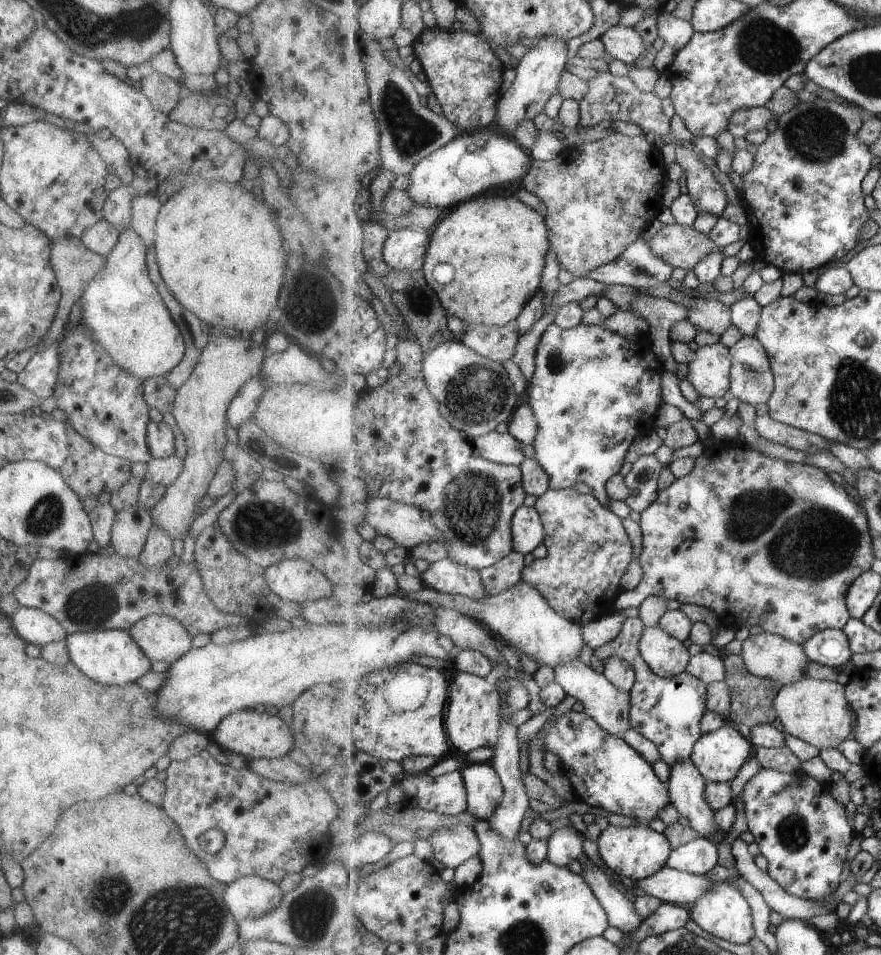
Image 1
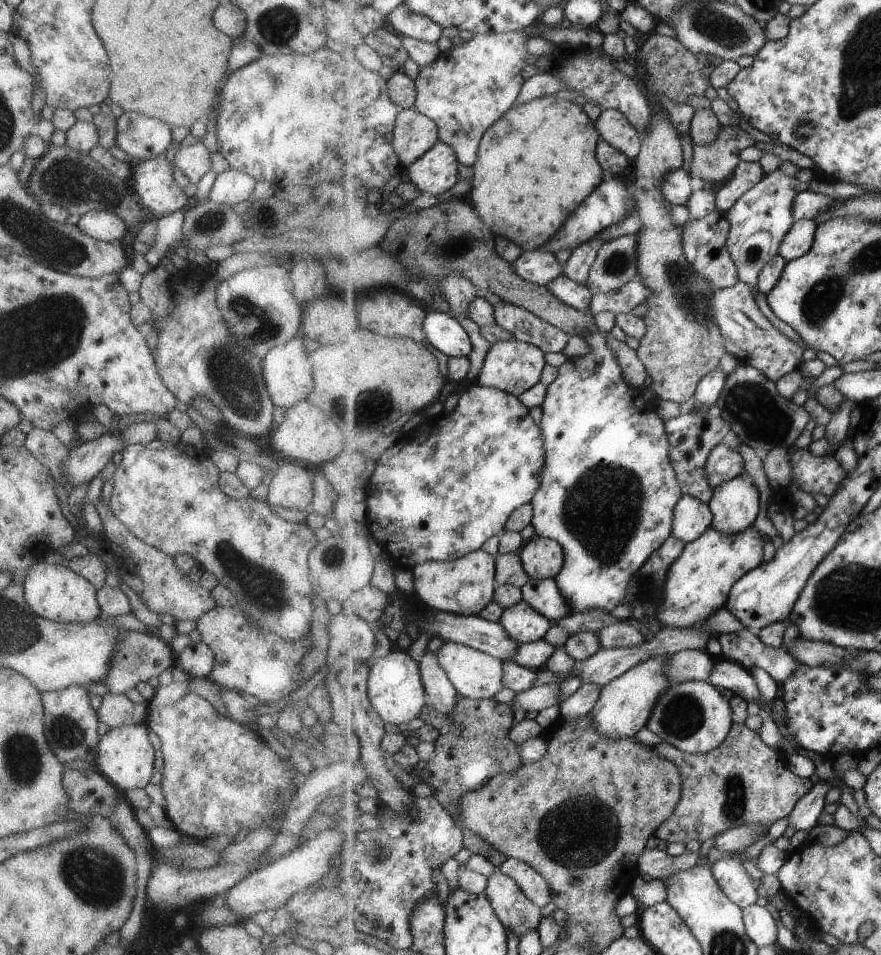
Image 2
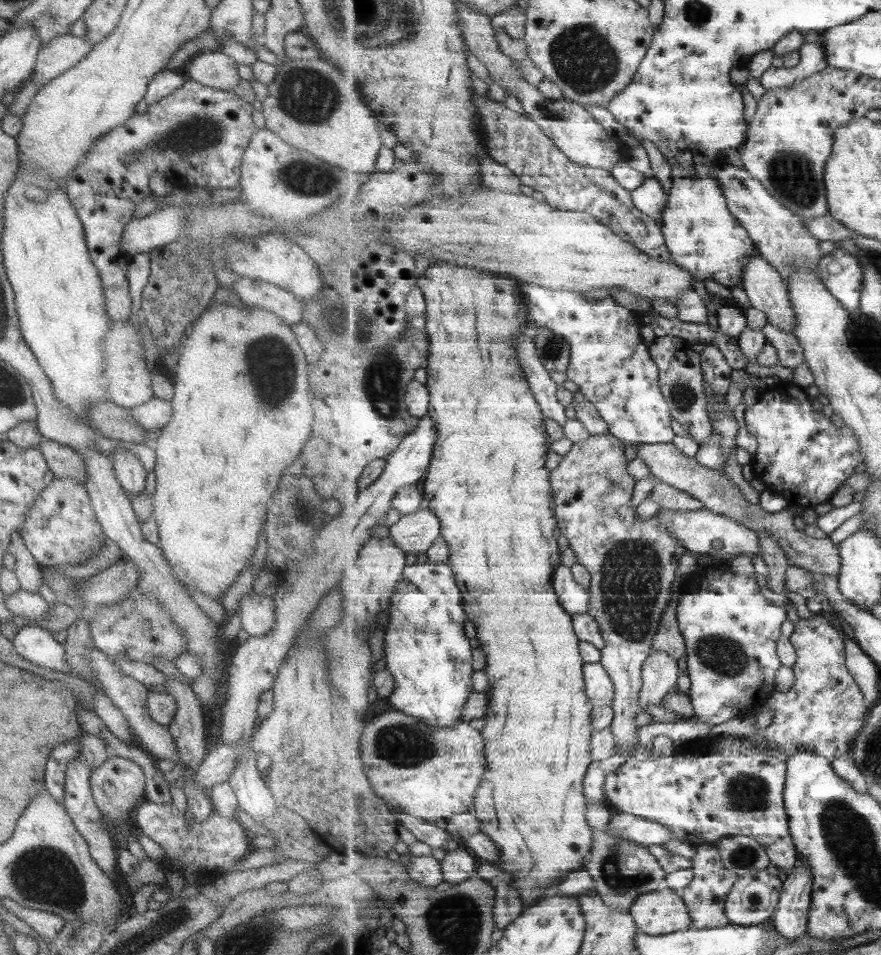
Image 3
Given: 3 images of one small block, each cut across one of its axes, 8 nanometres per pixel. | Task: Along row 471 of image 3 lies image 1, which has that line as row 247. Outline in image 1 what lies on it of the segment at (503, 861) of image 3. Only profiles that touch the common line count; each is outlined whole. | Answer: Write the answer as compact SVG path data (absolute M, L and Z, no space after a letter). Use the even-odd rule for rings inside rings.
M517 194L511 196L477 196L456 206L444 220L430 231L430 244L424 263L424 274L449 316L461 318L470 326L504 326L515 321L525 306L540 292L544 267L550 246L551 231L545 216L522 202ZM447 262L456 270L455 278L446 286L439 284L433 276L435 268Z

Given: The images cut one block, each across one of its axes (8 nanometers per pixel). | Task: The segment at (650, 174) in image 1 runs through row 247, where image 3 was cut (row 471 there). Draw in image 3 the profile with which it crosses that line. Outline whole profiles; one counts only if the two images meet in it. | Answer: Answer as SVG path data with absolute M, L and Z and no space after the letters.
M611 434L592 435L587 441L577 442L560 466L552 471L552 487L556 495L556 519L559 532L571 545L577 562L589 569L592 582L589 588L592 608L589 613L600 623L606 642L602 650L601 664L616 686L613 703L615 718L612 724L615 733L616 751L623 751L627 760L633 758L635 746L639 743L637 715L641 712L640 692L644 683L643 668L654 650L654 638L659 632L669 596L672 594L673 580L677 578L679 562L684 557L685 545L668 532L666 526L657 521L657 514L645 521L637 515L633 506L636 478L630 474L630 456L625 456L628 444Z

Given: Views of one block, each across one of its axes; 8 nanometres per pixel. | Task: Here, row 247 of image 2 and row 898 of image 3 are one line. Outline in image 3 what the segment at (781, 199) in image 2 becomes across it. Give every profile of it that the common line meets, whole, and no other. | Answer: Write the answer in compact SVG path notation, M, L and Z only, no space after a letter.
M767 870L751 872L733 886L726 903L730 924L761 925L773 918L780 904L784 882Z

